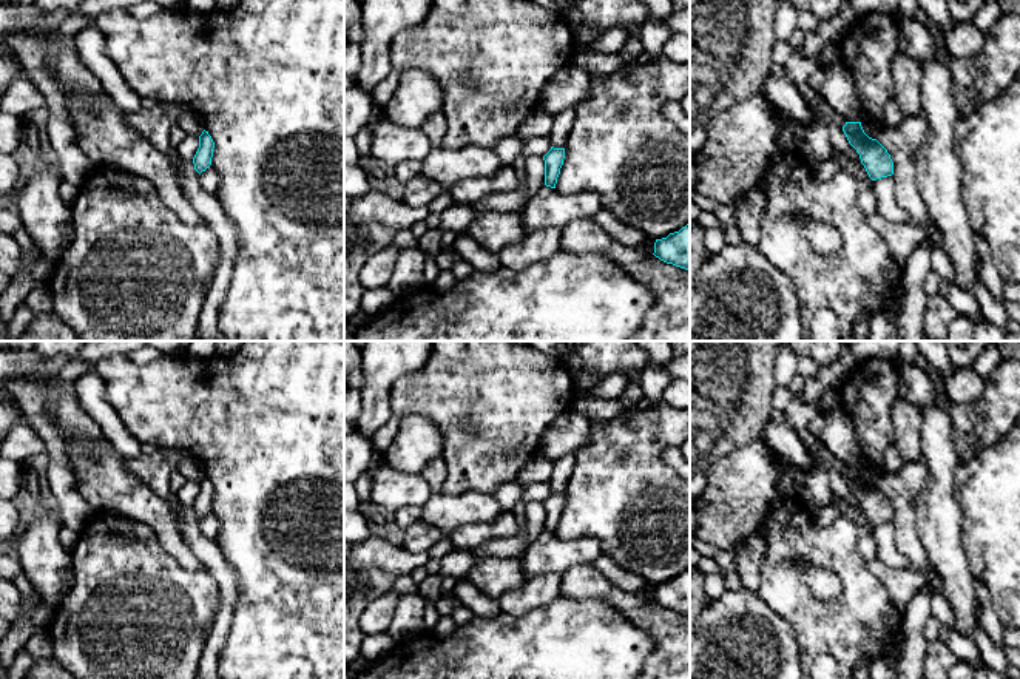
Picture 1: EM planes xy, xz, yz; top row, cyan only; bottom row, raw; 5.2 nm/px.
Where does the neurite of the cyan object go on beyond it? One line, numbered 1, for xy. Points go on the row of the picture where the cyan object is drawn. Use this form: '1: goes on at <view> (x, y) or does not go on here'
1: does not go on here

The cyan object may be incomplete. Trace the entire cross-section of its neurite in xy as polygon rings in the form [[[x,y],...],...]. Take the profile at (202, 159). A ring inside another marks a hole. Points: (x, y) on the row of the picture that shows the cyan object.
[[[202,131],[199,136],[199,148],[193,157],[194,170],[201,174],[211,165],[214,142],[208,131]]]

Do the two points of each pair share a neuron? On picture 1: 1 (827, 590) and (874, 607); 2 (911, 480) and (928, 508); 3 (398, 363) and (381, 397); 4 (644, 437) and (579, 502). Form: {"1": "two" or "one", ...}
{"1": "two", "2": "two", "3": "one", "4": "one"}

